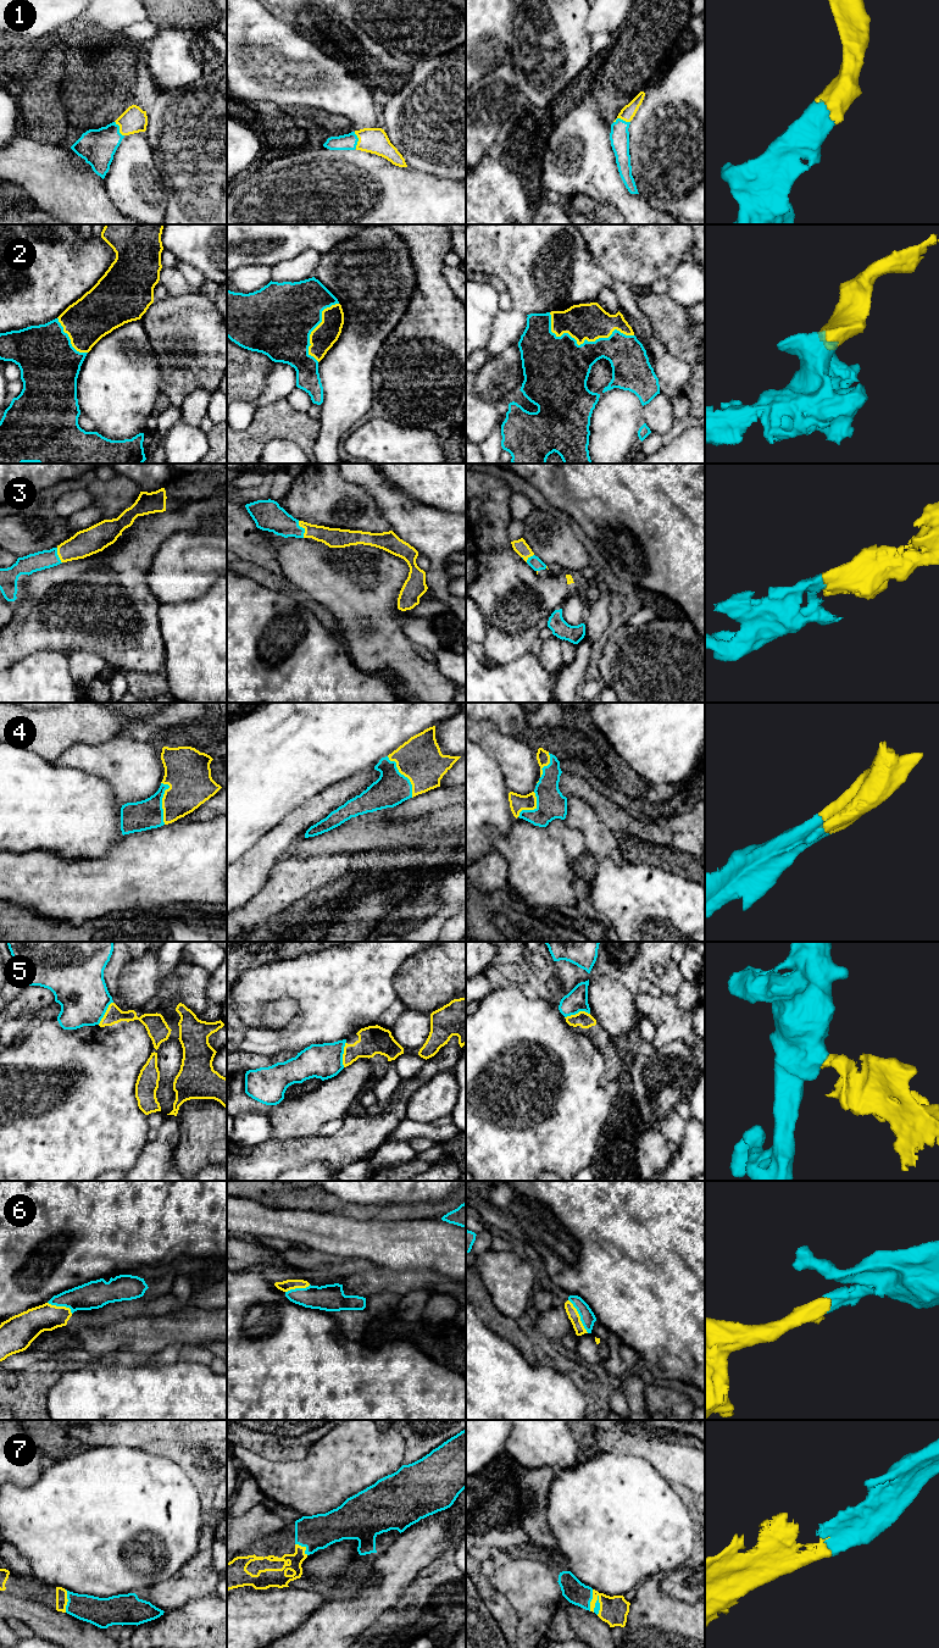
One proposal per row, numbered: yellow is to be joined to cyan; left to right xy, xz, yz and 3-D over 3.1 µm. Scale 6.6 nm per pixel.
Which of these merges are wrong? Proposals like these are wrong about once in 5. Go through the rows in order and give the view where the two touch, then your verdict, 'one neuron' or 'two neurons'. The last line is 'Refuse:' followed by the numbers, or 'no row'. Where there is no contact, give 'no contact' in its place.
1: contact in yz; one neuron
2: contact in yz; one neuron
3: contact in xz; one neuron
4: contact in xy; one neuron
5: contact in yz; two neurons
6: contact in yz; one neuron
7: contact in xy; one neuron
Refuse: 5

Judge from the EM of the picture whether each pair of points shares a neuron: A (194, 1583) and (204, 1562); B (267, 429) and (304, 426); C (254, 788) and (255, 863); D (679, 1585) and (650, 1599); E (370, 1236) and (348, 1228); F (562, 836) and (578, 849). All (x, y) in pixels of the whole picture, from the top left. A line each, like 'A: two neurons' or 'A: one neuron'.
A: one neuron
B: one neuron
C: two neurons
D: two neurons
E: one neuron
F: one neuron

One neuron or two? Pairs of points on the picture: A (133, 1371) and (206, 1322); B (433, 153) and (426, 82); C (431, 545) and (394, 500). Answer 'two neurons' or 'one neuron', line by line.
A: two neurons
B: one neuron
C: one neuron

